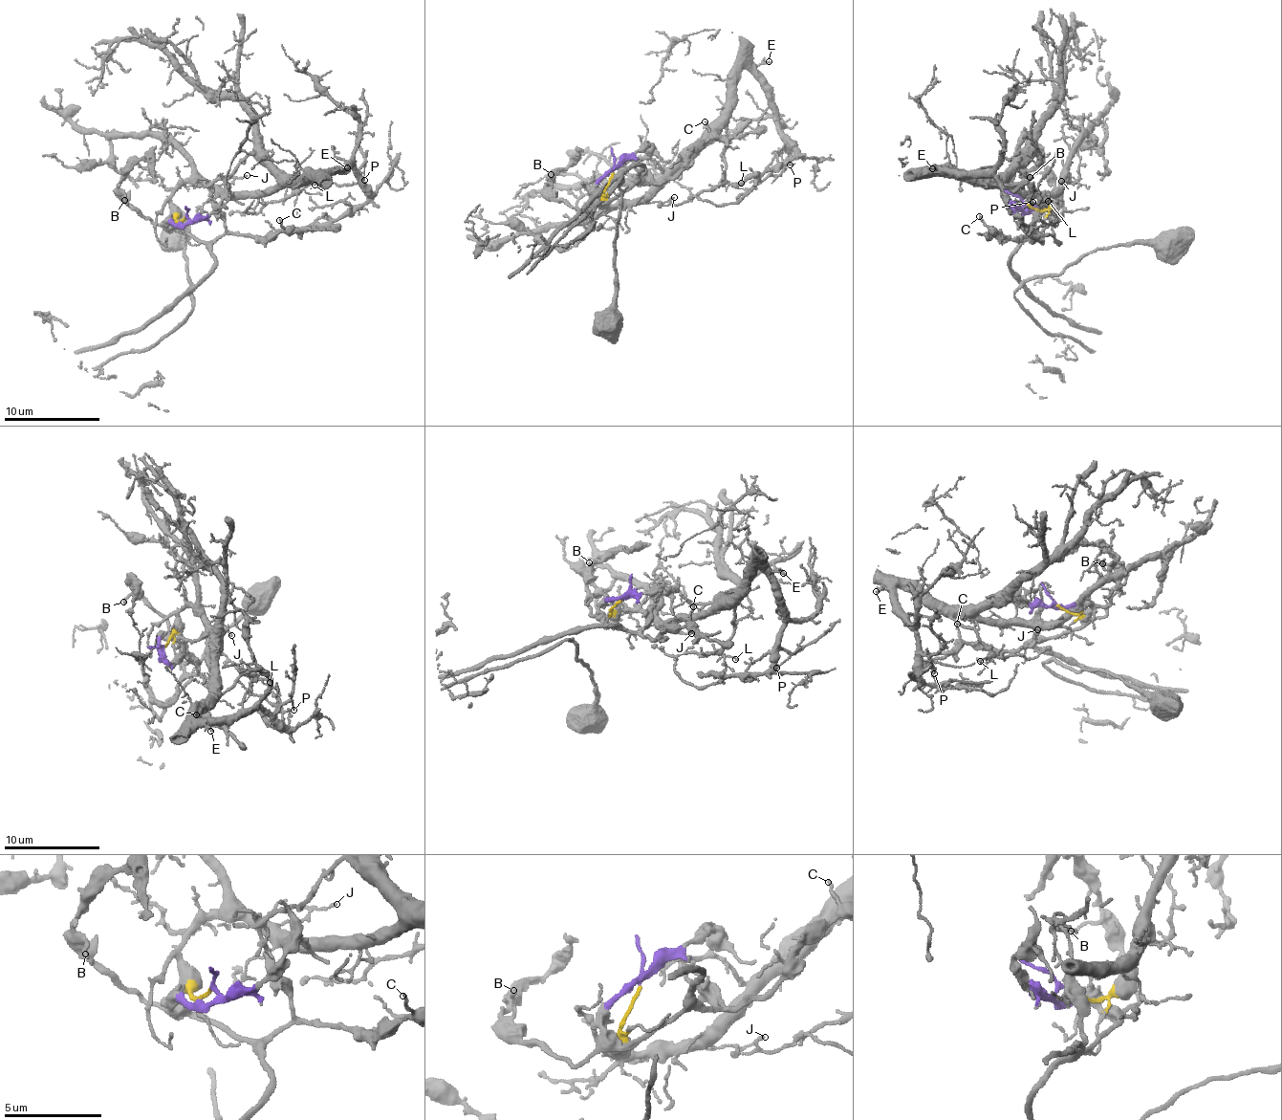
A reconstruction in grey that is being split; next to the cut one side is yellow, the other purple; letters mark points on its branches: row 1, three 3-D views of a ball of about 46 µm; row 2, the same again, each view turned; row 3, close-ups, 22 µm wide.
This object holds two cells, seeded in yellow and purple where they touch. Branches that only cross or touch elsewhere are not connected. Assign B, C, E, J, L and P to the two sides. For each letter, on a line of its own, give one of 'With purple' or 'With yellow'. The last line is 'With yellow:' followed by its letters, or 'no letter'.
B: With purple
C: With purple
E: With yellow
J: With yellow
L: With yellow
P: With yellow
With yellow: E, J, L, P

